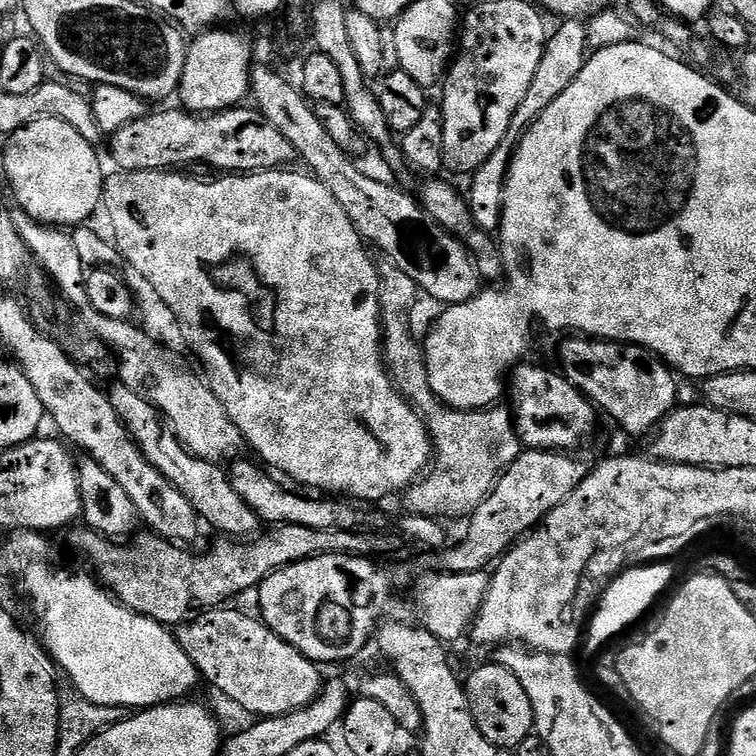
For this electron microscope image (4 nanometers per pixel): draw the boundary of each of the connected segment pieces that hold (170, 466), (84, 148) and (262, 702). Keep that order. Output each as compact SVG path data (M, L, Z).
M122 383L113 384L110 403L122 426L128 431L146 462L150 462L150 466L154 466L154 470L158 470L158 474L162 474L162 478L166 478L183 494L186 502L194 506L197 517L228 538L251 538L257 535L261 531L262 522L254 514L254 510L250 510L250 506L246 506L242 498L238 498L238 494L234 494L234 486L228 480L227 471L219 463L203 460L187 452L166 427L153 404L128 390Z
M55 117L35 118L5 139L2 168L16 206L40 224L73 228L83 225L103 201L105 173L97 149L74 127Z
M221 606L193 615L175 629L174 635L192 665L200 671L201 677L207 683L209 680L230 703L249 712L252 718L285 716L294 710L305 708L307 704L313 704L322 687L321 669L316 661L306 659L297 648L269 630L263 620L252 616L235 612L232 606Z

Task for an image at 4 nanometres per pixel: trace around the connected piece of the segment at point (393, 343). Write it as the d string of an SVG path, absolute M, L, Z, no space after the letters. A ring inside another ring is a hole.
M388 266L383 269L380 285L380 307L385 317L392 316L396 332L385 331L382 336L382 355L388 375L396 389L408 399L428 427L432 439L434 463L423 478L407 489L408 504L418 516L445 518L444 516L471 517L477 506L492 492L500 476L520 456L522 445L516 432L513 413L501 406L487 410L463 412L449 408L436 397L430 386L421 345L407 336L408 315L416 304L418 289L414 281ZM432 472L432 473L431 473ZM429 475L429 476L428 476ZM428 476L428 477L427 477Z

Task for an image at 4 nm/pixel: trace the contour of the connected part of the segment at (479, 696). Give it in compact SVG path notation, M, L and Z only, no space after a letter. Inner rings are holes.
M489 662L481 668L476 668L466 676L466 691L468 693L468 709L478 731L491 744L499 748L515 750L522 738L533 735L536 719L530 706L530 698L526 698L526 690L522 690L522 682L514 678L509 668L501 664Z

